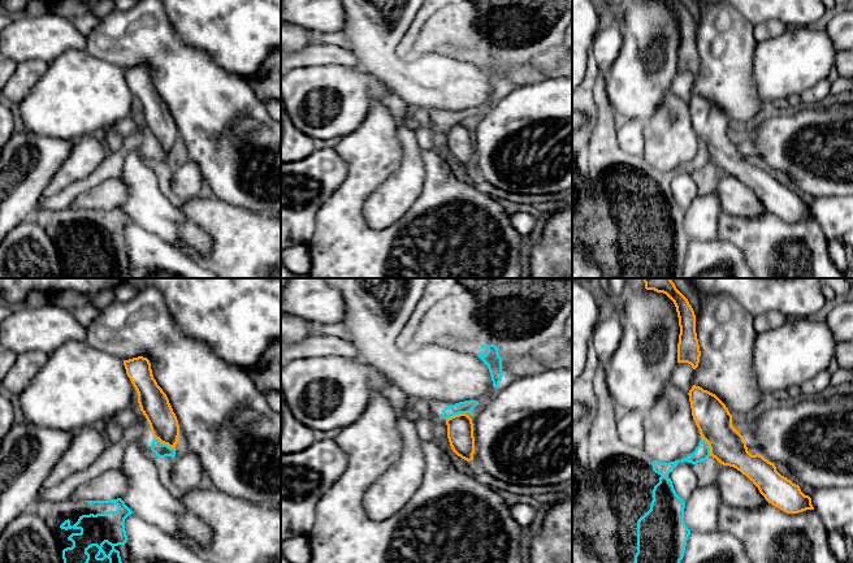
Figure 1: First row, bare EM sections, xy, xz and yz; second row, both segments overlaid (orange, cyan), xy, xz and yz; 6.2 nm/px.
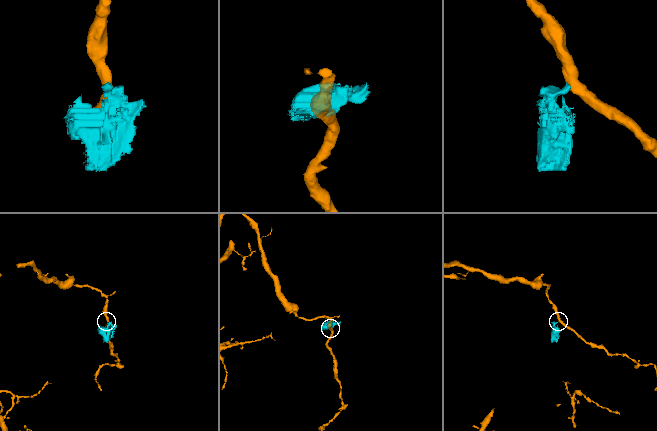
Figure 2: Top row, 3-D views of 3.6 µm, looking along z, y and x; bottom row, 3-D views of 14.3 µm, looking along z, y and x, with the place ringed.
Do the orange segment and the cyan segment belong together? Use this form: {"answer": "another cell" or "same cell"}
{"answer": "another cell"}

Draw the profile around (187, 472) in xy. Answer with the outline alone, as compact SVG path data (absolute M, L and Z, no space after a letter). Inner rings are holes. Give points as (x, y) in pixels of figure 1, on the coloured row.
M183 449L173 458L172 481L187 491L207 482L196 454Z

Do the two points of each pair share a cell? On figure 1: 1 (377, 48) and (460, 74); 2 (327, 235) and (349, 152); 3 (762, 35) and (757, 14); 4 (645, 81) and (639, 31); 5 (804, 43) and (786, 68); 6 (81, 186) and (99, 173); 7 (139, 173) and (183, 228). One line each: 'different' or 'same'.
1: same
2: same
3: different
4: same
5: same
6: same
7: same

